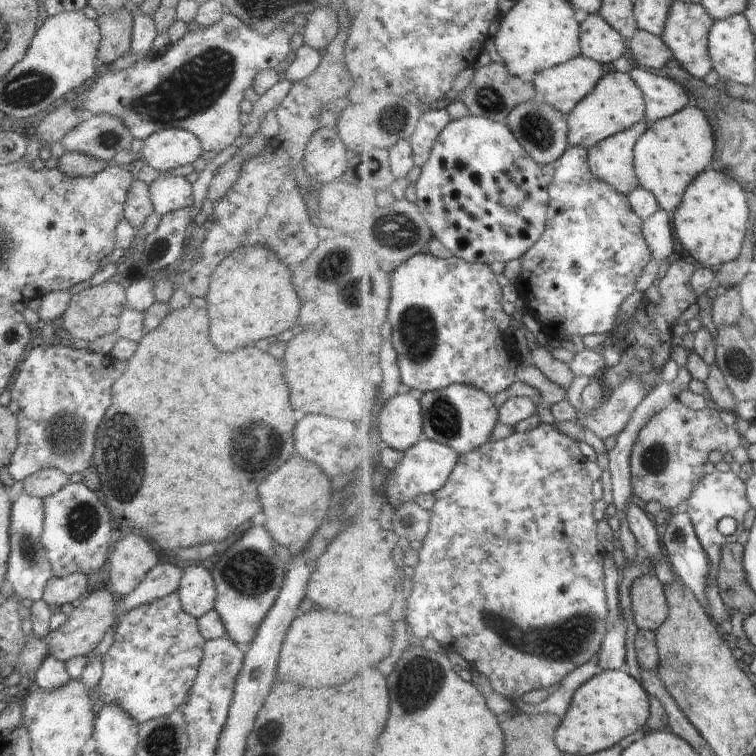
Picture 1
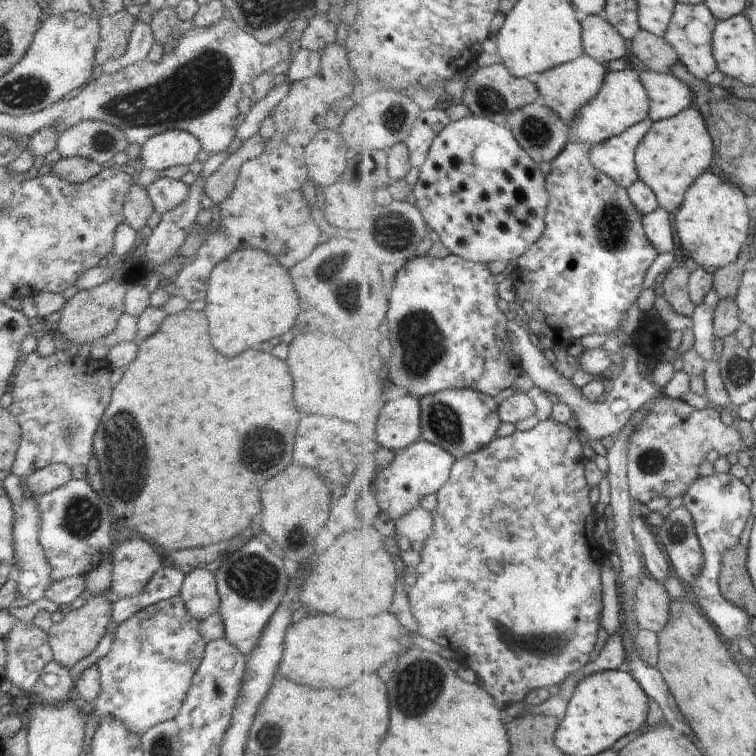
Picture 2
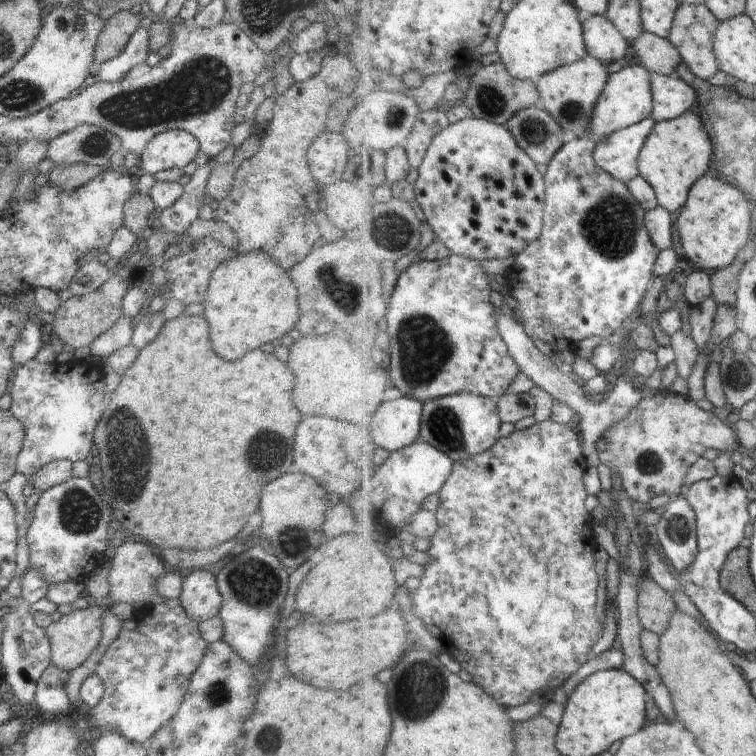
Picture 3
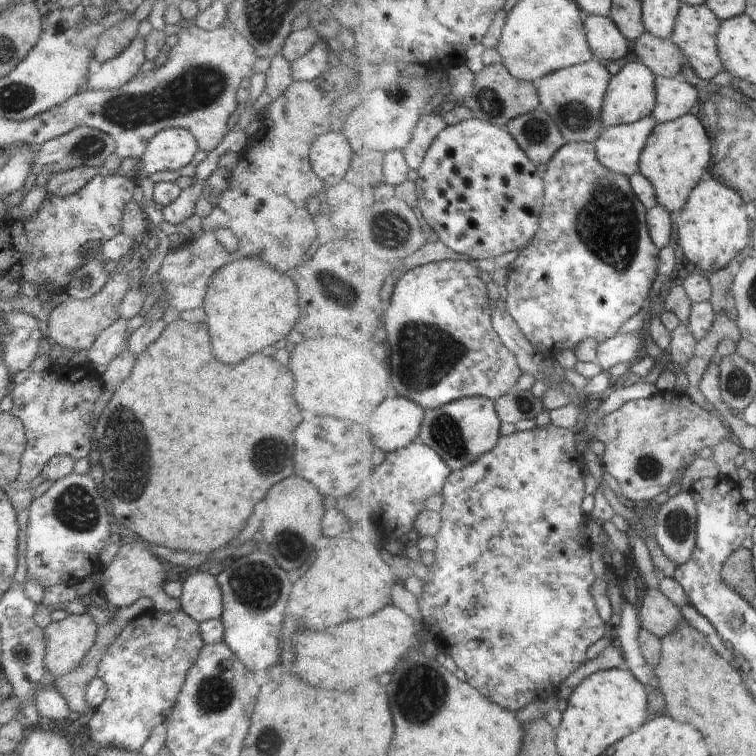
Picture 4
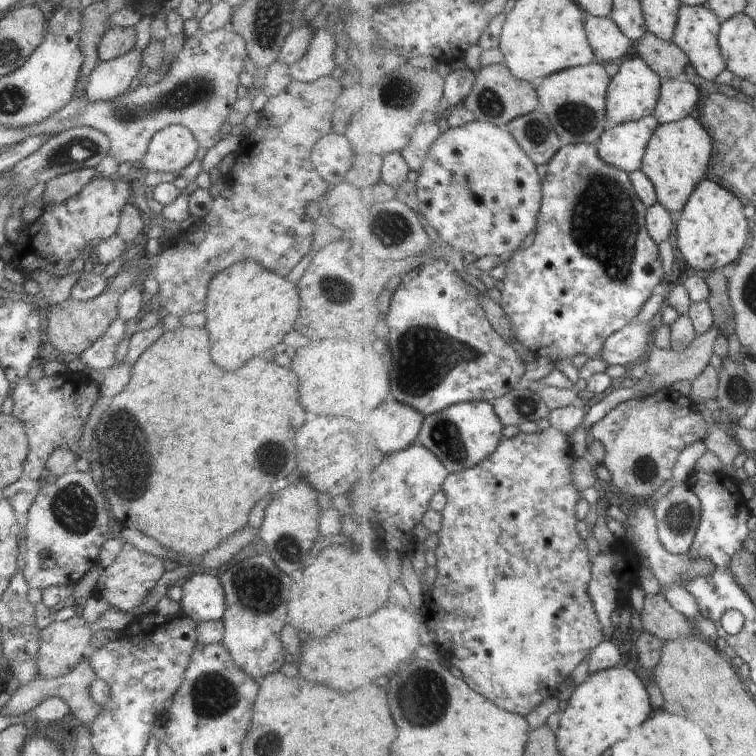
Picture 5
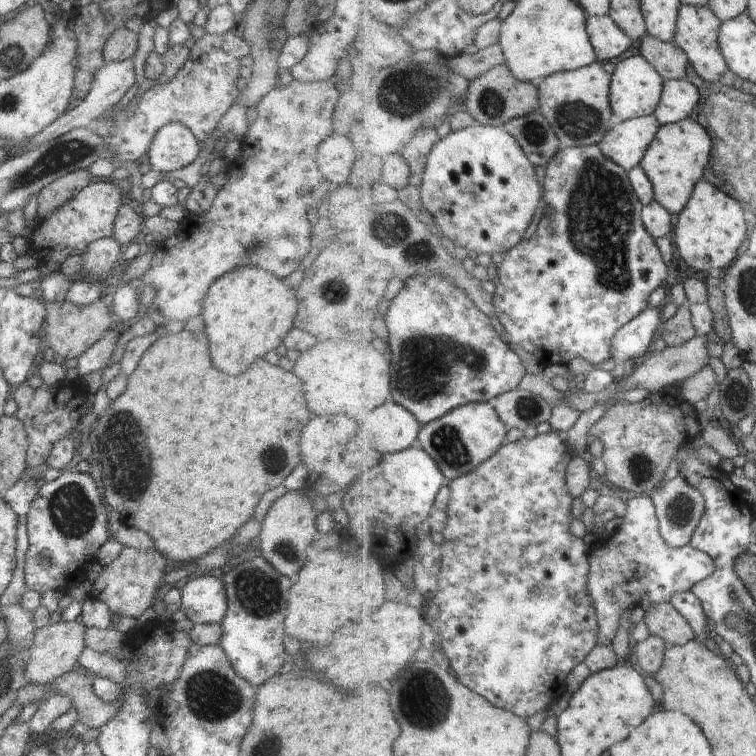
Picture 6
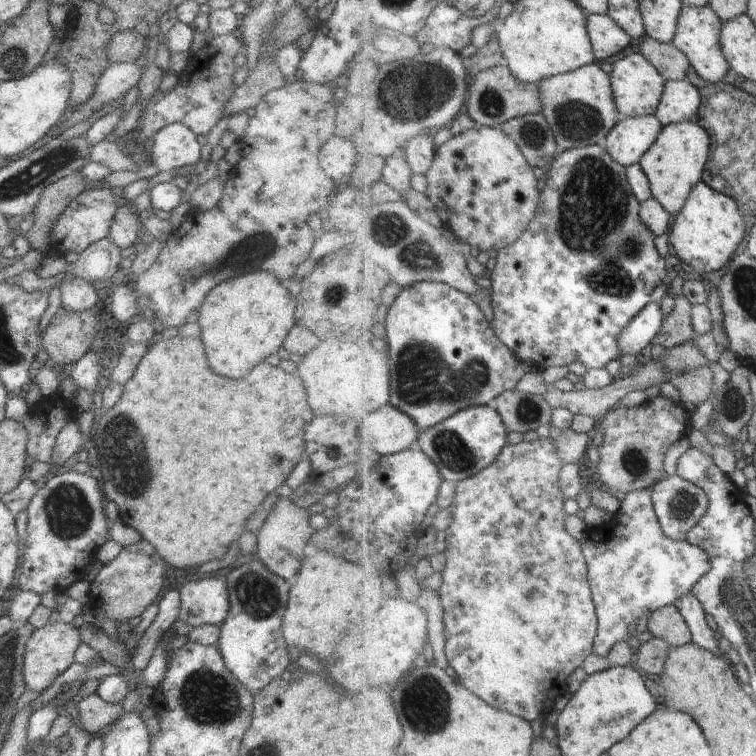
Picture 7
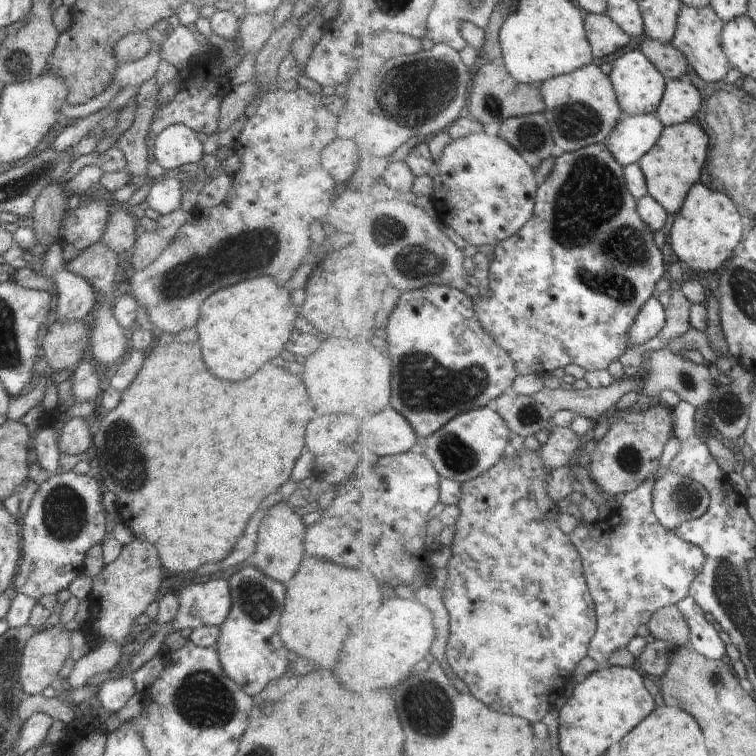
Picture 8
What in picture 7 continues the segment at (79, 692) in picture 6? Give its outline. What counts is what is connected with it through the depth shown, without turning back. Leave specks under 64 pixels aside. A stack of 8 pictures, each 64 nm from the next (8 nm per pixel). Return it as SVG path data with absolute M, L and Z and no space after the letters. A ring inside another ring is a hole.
M96 693L88 694L76 702L78 719L76 722L88 733L96 733L106 729L122 714L122 703L104 702Z

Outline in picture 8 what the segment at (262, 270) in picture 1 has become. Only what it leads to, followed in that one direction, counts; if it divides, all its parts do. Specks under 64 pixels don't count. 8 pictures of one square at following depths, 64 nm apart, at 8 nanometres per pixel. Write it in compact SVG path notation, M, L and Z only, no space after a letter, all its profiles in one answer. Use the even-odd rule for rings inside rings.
M260 276L260 278L248 278L246 282L232 284L228 288L222 288L214 292L210 298L206 298L201 304L200 320L198 320L198 334L200 334L200 344L202 344L202 358L206 362L206 368L222 380L230 382L240 382L250 378L262 364L270 362L274 356L278 356L284 350L284 344L292 331L298 324L298 310L293 303L290 293L274 282L270 276Z

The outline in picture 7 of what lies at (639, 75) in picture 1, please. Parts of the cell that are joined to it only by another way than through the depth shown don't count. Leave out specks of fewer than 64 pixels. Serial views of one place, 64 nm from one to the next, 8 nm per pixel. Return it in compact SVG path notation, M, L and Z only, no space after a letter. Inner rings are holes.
M669 80L656 115L665 126L680 124L692 120L702 105L700 89L692 81Z

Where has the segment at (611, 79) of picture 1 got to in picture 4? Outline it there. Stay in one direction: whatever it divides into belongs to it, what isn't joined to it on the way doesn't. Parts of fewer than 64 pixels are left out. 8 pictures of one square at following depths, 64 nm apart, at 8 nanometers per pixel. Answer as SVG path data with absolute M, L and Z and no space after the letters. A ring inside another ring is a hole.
M641 60L628 63L613 76L605 105L602 109L604 130L615 126L635 123L655 114L657 108L657 76Z

